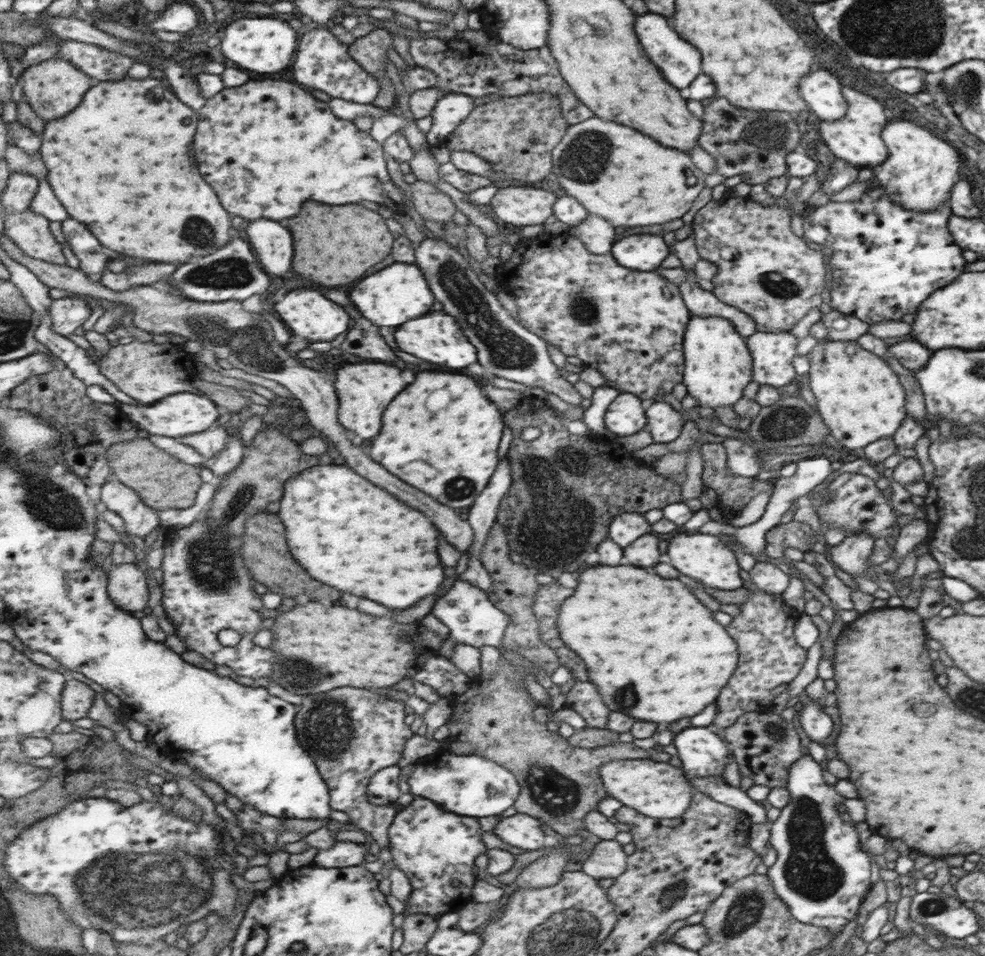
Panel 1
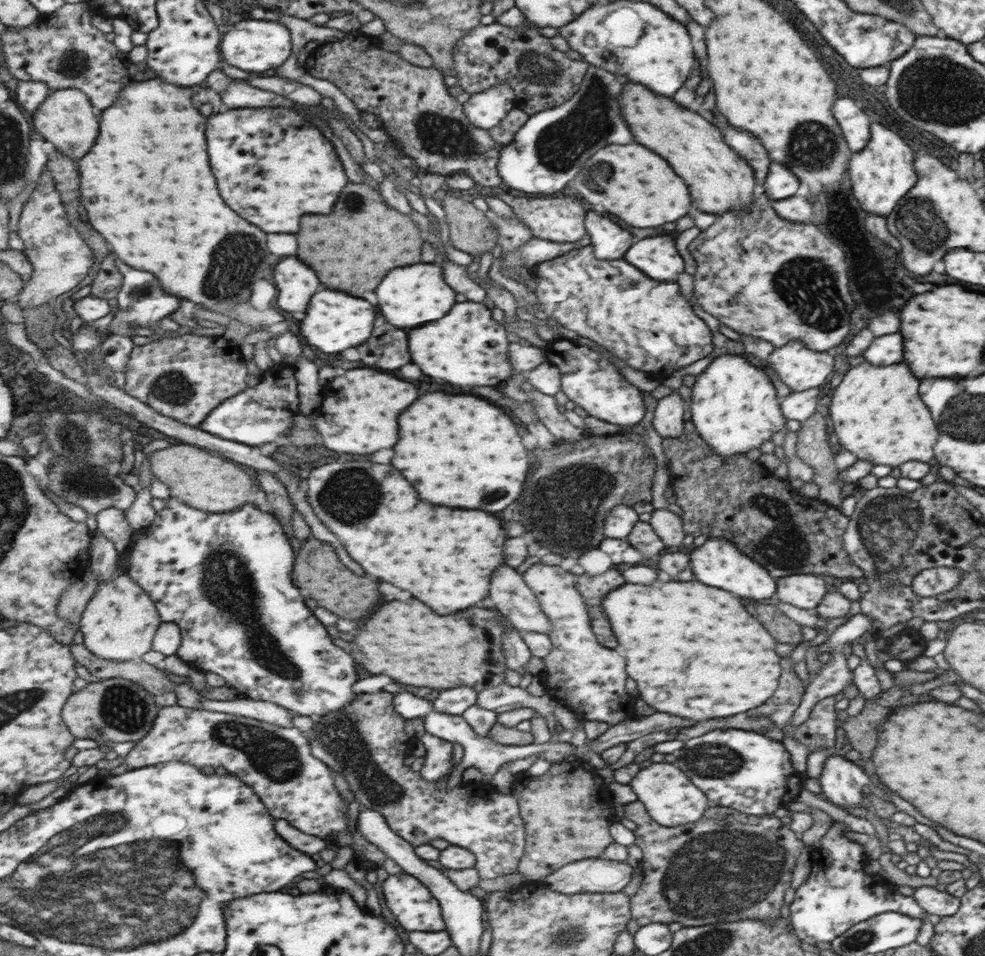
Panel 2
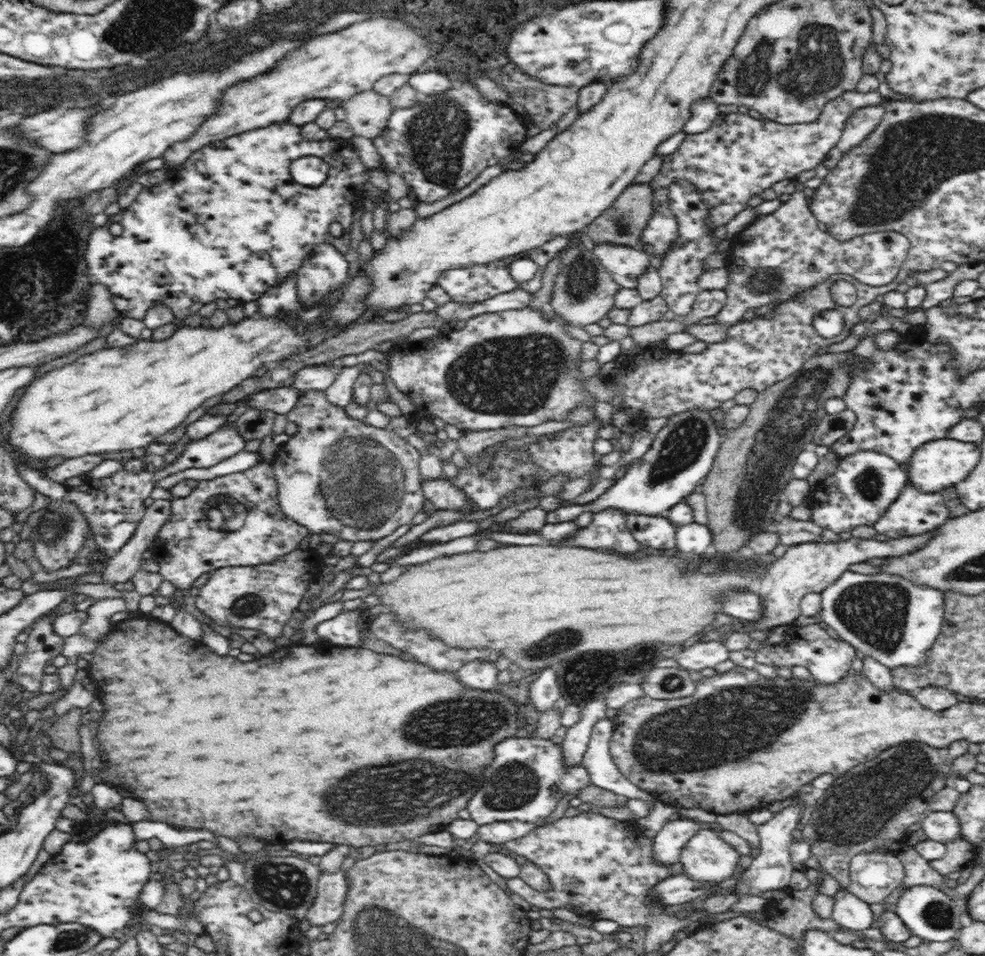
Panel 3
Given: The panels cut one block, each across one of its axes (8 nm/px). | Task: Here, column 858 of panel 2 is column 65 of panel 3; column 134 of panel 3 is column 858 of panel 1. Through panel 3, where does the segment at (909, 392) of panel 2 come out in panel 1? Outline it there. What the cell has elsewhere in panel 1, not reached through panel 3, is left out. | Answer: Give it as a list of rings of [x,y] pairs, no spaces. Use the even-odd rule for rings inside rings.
[[[857,341],[817,342],[806,354],[810,367],[804,379],[813,393],[819,416],[842,451],[863,448],[874,440],[890,437],[905,416],[903,394],[897,376],[887,364]]]

